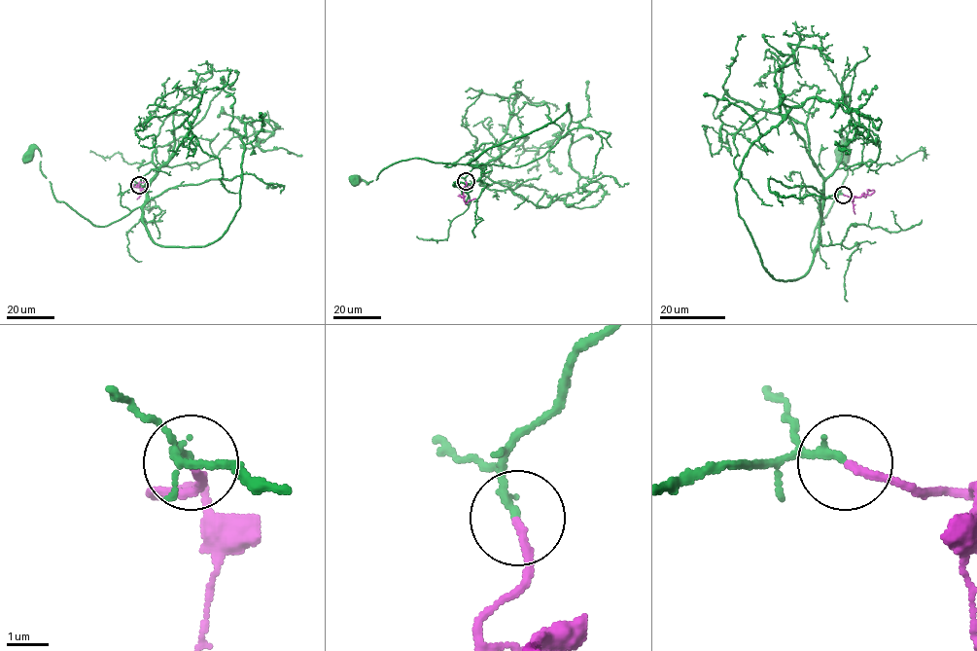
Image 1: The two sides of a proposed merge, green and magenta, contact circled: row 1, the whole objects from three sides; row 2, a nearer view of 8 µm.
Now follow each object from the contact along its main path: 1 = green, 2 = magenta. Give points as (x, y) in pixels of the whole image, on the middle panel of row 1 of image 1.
1: (466, 181), (471, 165), (413, 158), (386, 167), (367, 184), (356, 176), (354, 179)
2: (466, 181), (464, 200), (466, 203), (475, 198)

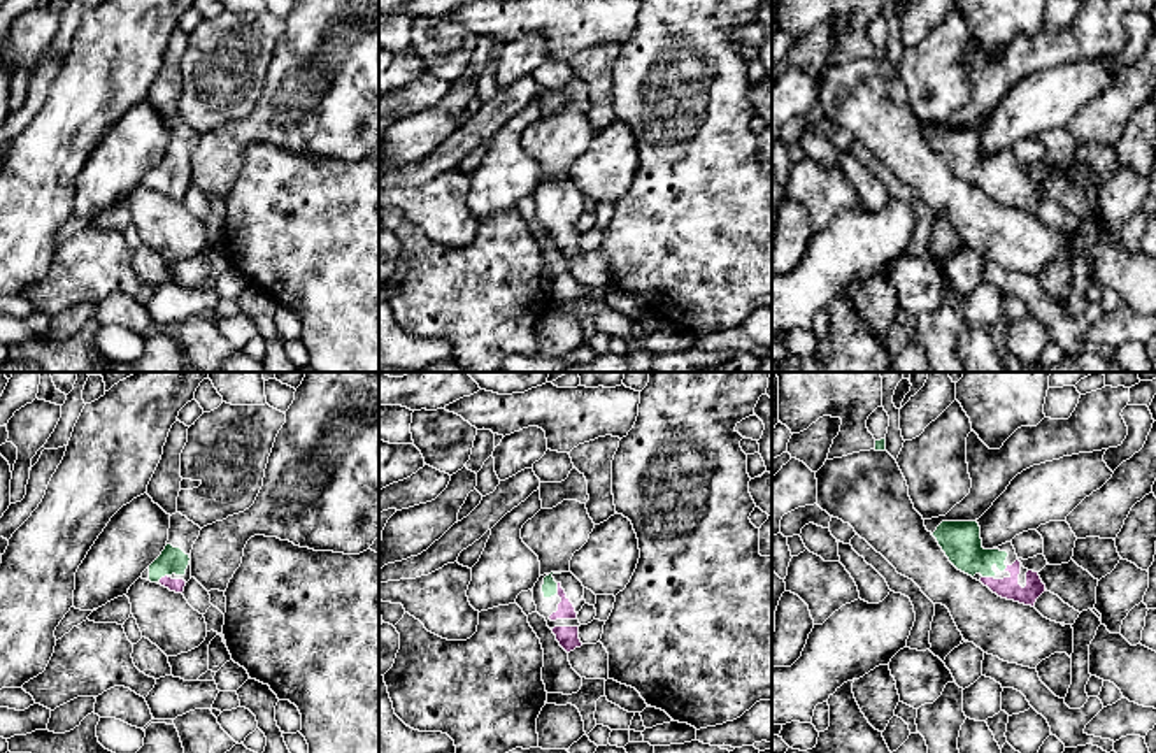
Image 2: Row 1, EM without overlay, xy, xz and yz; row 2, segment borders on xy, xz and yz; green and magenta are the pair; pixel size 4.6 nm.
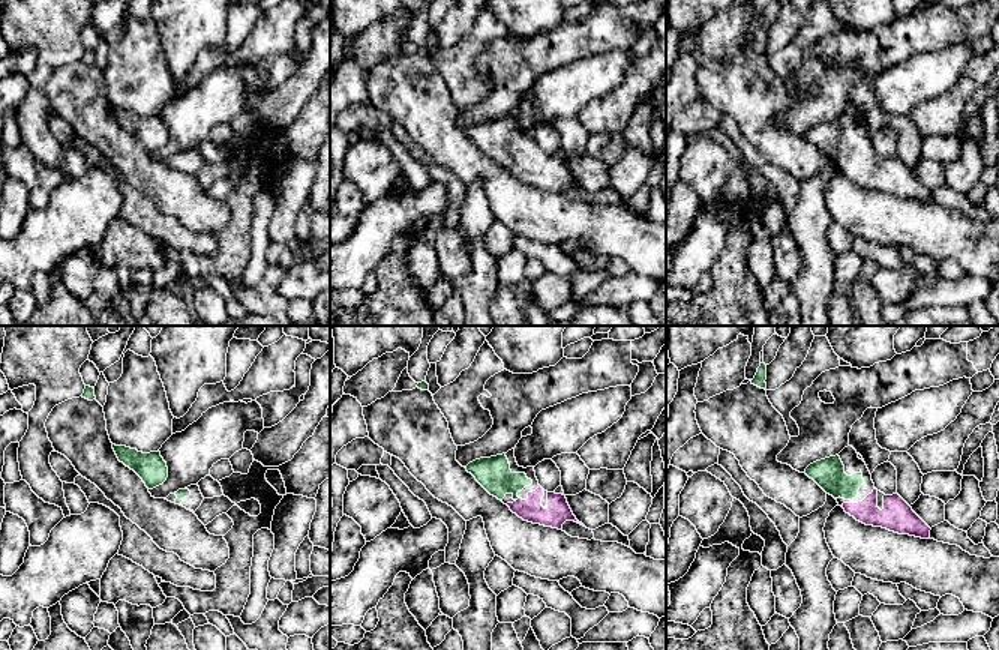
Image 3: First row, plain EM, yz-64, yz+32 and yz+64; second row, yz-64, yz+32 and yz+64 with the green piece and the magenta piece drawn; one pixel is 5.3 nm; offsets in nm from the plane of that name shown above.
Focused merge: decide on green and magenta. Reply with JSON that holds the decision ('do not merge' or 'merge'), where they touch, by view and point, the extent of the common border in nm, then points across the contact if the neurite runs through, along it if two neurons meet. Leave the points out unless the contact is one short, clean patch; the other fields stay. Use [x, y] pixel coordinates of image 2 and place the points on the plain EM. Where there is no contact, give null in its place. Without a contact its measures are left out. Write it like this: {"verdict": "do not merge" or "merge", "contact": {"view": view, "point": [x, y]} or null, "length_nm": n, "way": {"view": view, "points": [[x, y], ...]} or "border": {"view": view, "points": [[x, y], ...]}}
{"verdict": "merge", "contact": {"view": "xy", "point": [162, 183]}, "length_nm": 60, "way": {"view": "xy", "points": [[172, 167], [162, 183], [174, 192]]}}

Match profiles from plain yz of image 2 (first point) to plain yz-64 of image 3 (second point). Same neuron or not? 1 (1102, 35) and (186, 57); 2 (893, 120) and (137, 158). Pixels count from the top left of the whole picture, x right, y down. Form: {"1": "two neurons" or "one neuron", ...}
{"1": "two neurons", "2": "one neuron"}

